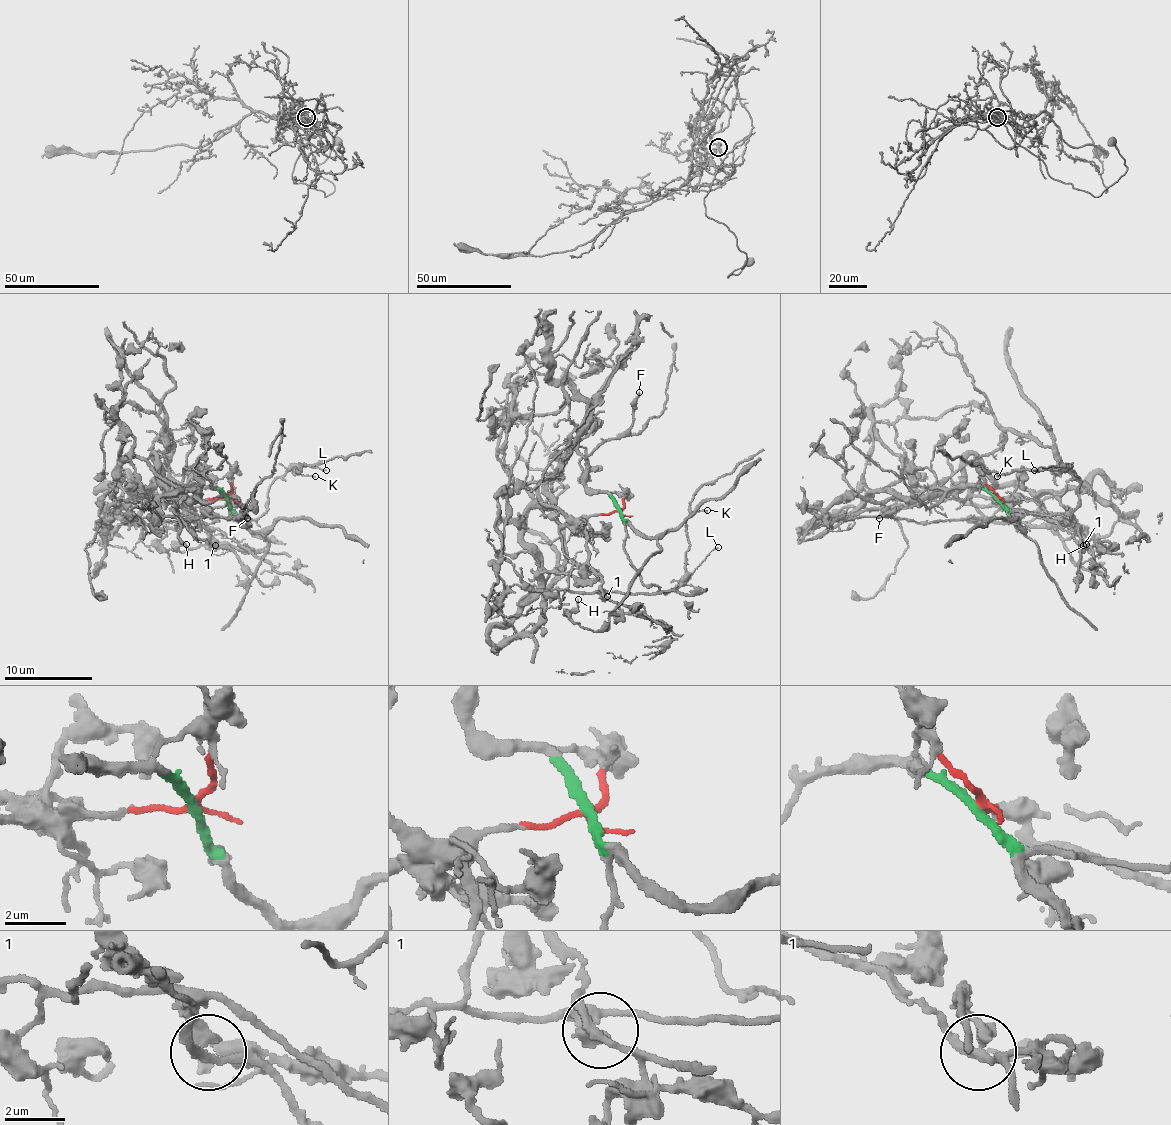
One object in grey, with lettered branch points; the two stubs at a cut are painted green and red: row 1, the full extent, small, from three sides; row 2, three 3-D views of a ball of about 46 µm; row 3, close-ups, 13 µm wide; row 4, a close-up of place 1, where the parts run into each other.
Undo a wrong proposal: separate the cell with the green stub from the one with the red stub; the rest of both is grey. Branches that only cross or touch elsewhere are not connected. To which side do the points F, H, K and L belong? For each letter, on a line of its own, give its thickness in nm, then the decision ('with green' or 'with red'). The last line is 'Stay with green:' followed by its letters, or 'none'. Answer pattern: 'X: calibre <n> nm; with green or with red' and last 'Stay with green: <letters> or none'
F: calibre 170 nm; with green
H: calibre 140 nm; with red
K: calibre 100 nm; with green
L: calibre 110 nm; with green
Stay with green: F, K, L

